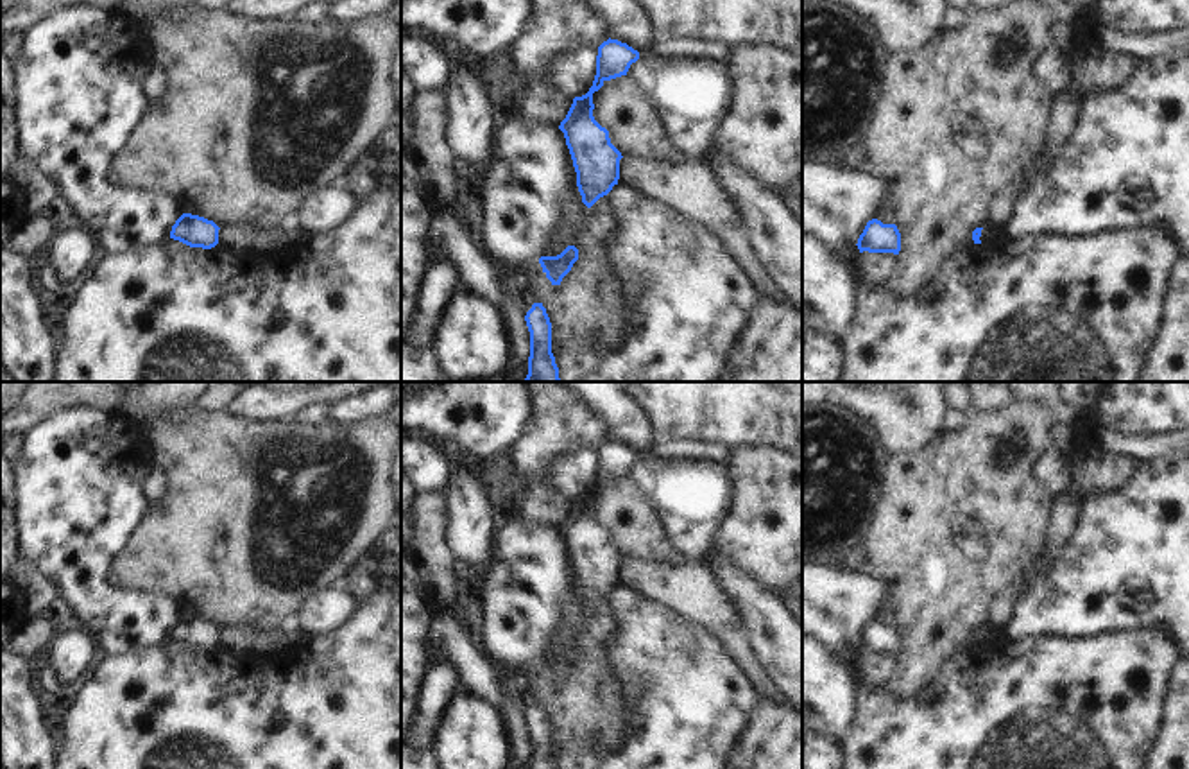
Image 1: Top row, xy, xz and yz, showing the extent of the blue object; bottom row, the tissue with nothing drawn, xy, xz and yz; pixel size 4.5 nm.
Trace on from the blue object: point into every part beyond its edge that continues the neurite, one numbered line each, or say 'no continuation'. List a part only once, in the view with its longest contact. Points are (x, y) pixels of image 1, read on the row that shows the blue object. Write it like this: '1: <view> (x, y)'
no continuation

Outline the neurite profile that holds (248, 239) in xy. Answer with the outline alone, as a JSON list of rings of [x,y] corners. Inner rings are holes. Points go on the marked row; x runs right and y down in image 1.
[[[288,222],[285,228],[267,233],[252,228],[220,228],[218,242],[235,249],[254,253],[278,253],[306,237],[304,231]]]

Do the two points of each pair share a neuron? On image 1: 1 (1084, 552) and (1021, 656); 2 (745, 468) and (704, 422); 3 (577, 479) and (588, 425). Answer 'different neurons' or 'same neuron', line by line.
1: different neurons
2: different neurons
3: different neurons

